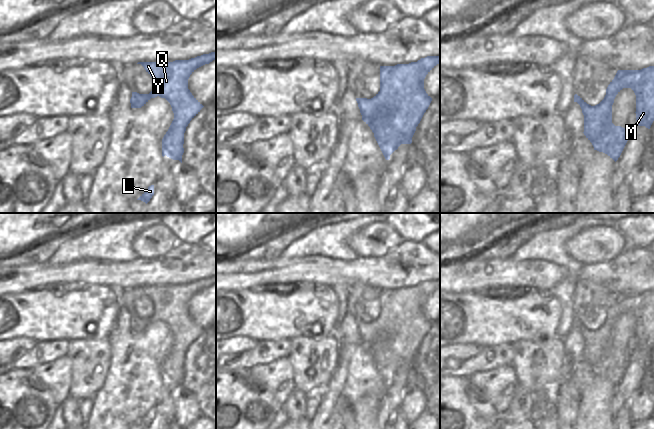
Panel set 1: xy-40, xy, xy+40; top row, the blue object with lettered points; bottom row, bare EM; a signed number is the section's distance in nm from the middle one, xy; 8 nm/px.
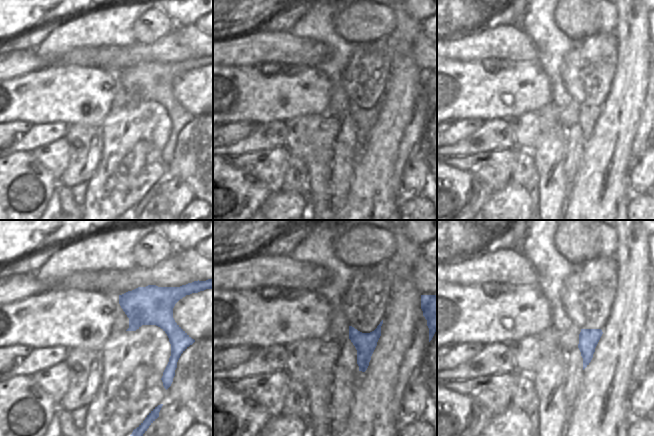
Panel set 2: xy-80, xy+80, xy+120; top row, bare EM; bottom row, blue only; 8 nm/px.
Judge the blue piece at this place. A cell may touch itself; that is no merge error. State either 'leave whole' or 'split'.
leave whole

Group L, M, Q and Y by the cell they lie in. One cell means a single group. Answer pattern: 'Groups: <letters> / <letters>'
Groups: L M Q Y

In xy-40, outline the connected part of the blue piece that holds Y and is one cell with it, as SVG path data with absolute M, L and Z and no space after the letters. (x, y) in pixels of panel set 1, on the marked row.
M216 52L189 60L173 62L138 62L152 77L154 87L149 94L132 92L131 108L141 108L151 98L165 98L171 105L174 119L162 139L162 156L182 163L184 133L190 121L204 107L188 89L190 75L199 67L216 60Z

